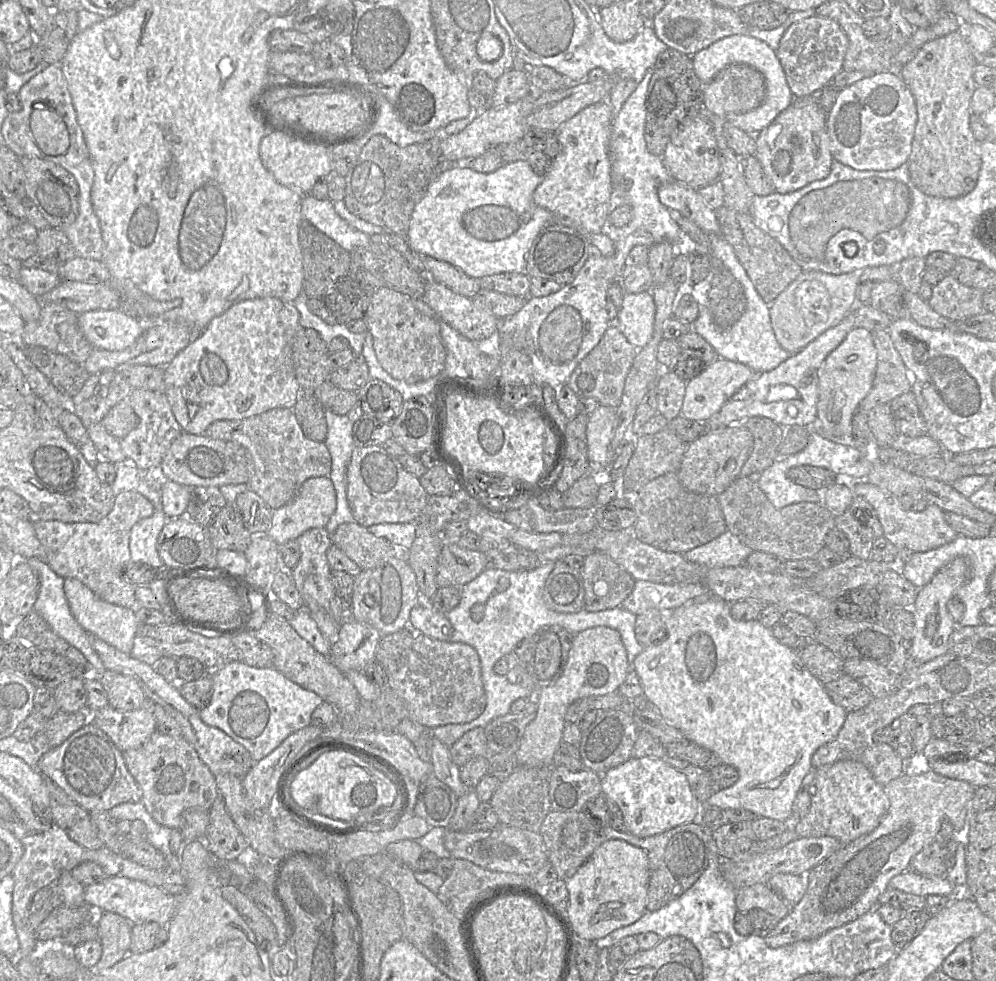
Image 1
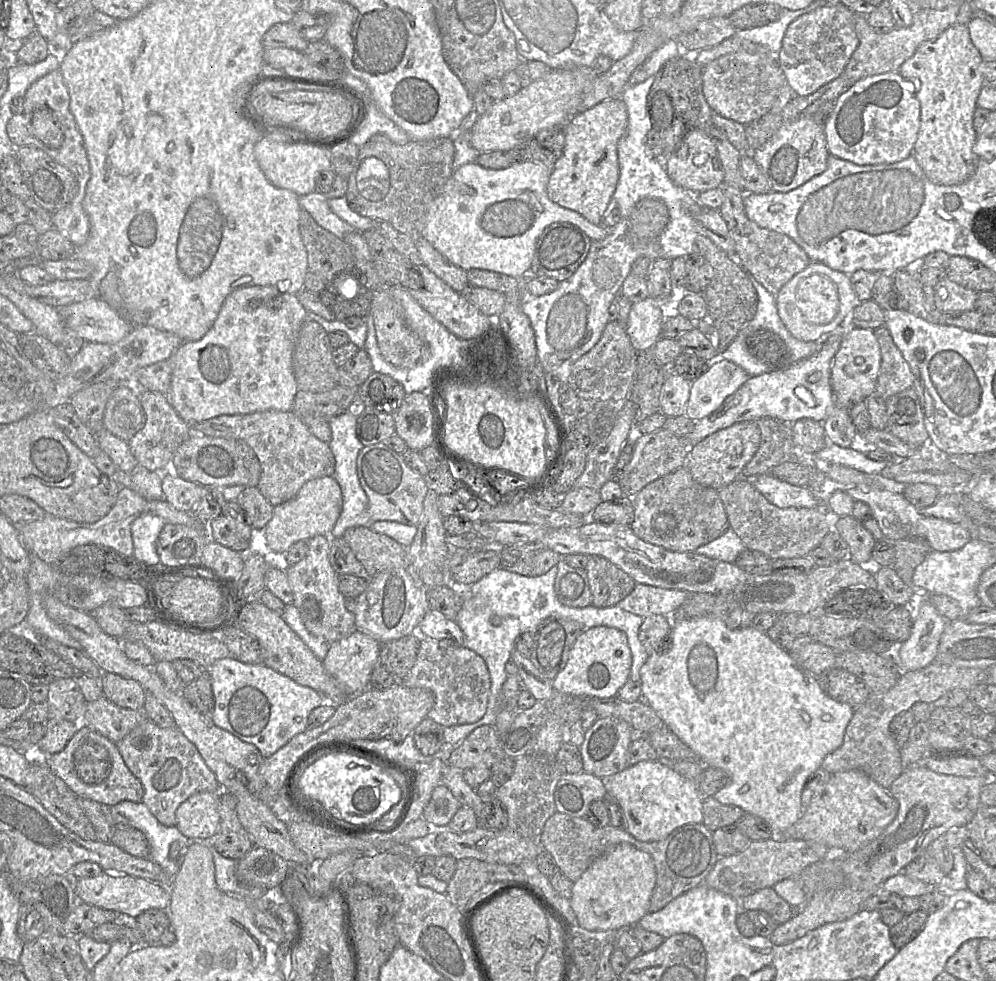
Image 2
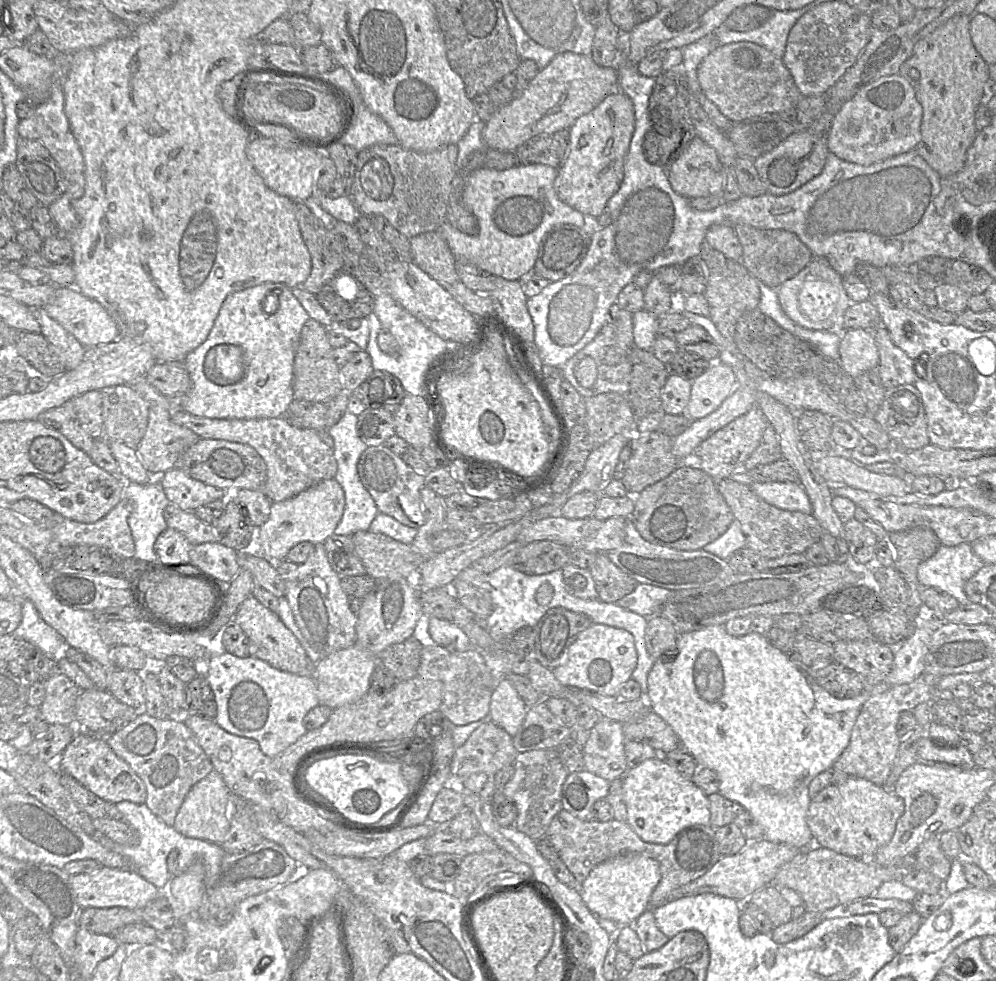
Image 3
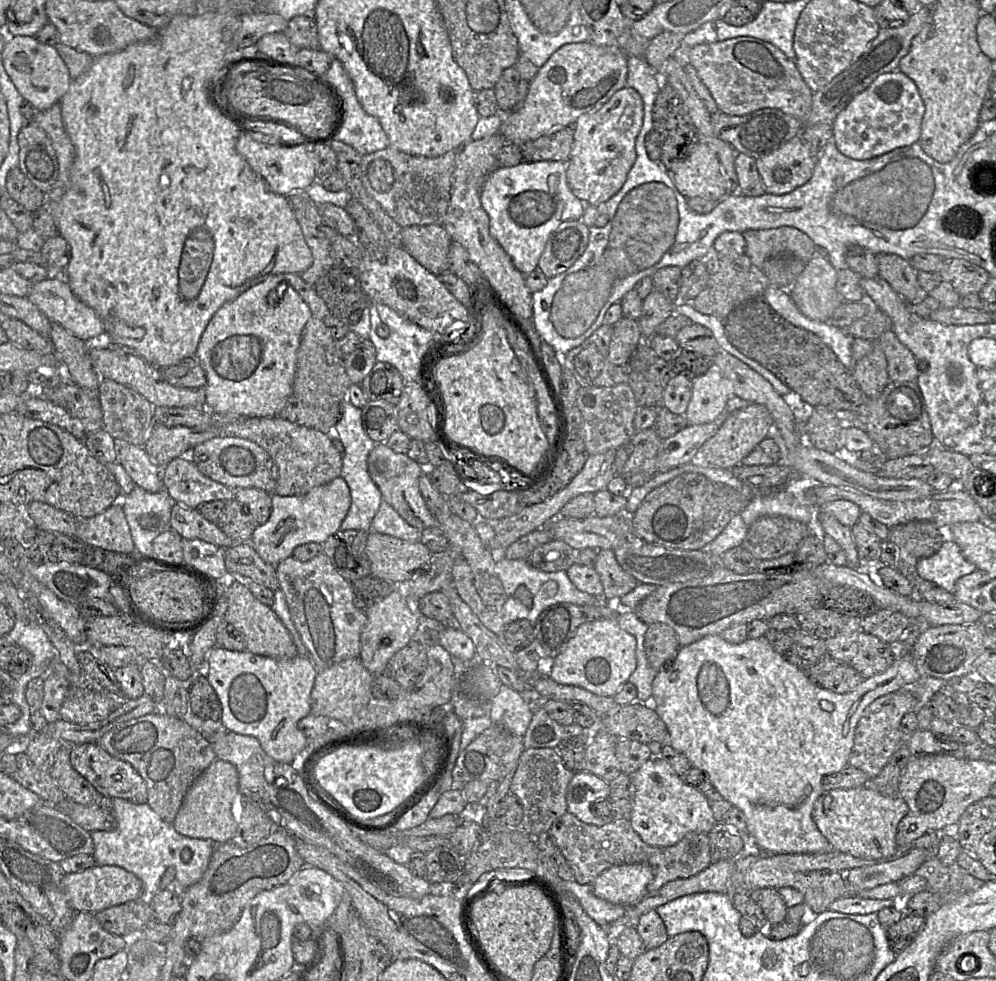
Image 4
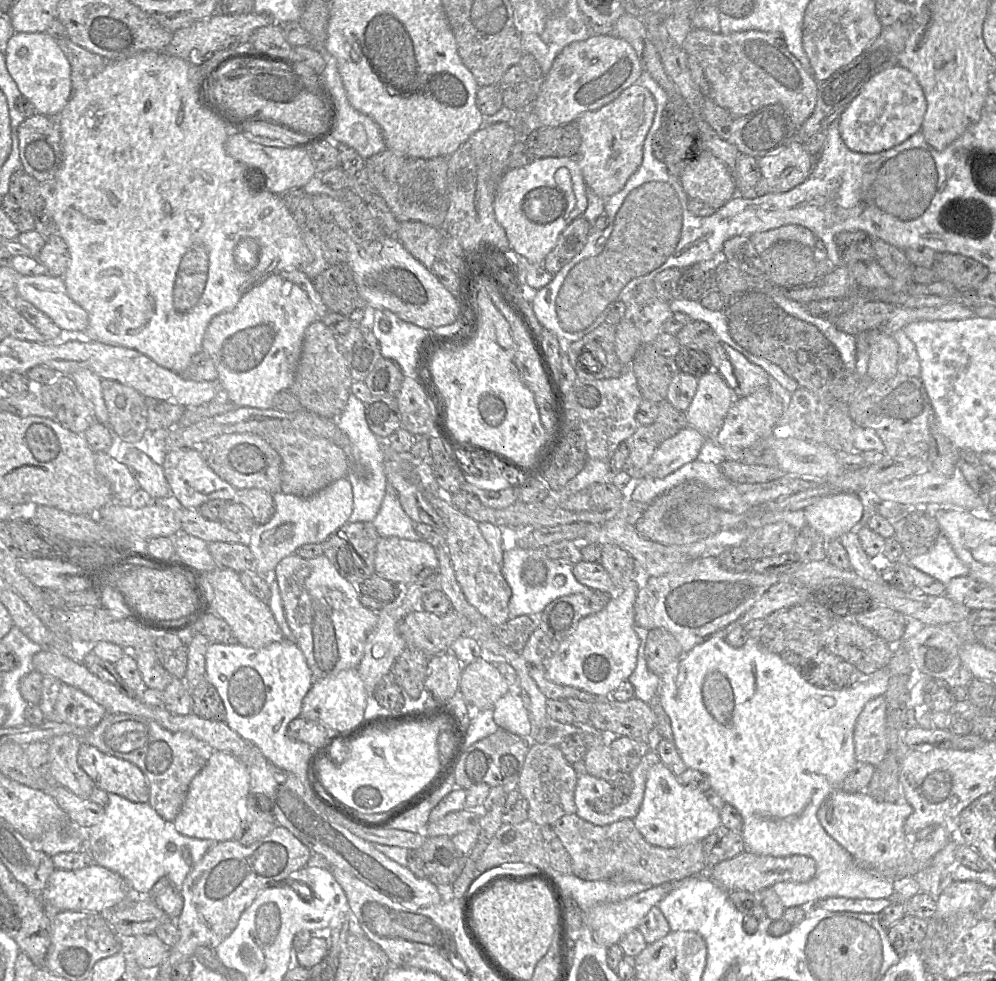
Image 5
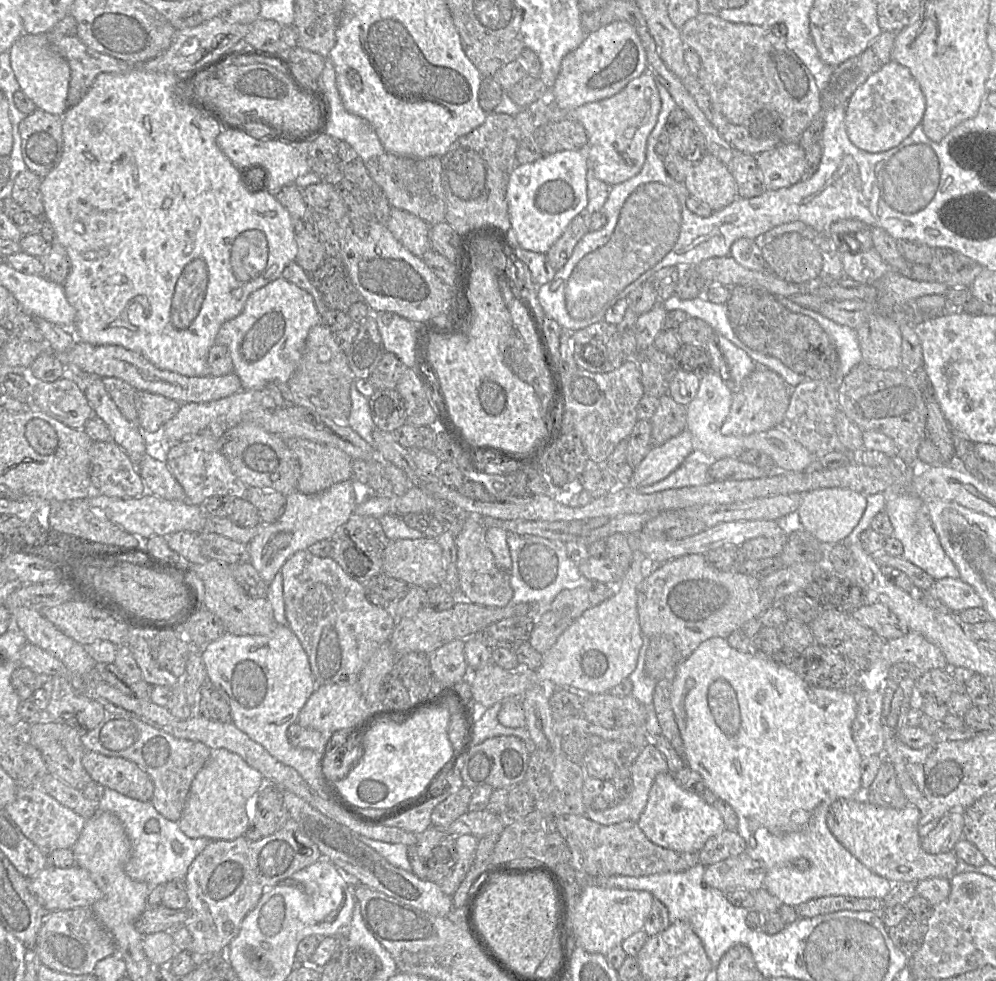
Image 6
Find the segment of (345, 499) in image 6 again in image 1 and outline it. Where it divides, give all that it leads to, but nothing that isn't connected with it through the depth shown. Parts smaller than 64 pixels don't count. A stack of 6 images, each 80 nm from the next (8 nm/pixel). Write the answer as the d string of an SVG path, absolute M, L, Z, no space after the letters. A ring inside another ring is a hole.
M311 477L304 481L290 502L273 510L271 525L266 534L279 546L296 540L306 530L325 527L336 509L336 492L329 477Z

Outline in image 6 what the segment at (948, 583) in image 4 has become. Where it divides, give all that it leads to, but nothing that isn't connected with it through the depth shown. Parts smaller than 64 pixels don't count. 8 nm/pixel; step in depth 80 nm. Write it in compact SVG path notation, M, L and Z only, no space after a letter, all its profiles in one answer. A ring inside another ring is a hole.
M900 464L900 476L884 491L886 505L884 511L888 514L893 526L893 536L903 545L902 557L928 573L934 580L942 578L959 578L960 572L952 559L944 551L939 537L932 525L926 502L912 492L912 480L920 466L905 466Z

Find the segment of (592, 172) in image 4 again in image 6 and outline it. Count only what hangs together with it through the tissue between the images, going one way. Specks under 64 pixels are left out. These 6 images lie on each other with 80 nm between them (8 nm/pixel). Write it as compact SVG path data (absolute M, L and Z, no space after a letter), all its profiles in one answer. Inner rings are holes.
M645 71L610 98L572 109L561 109L551 99L549 90L548 98L533 102L527 109L534 118L534 130L543 122L563 119L580 122L586 131L587 143L577 151L586 156L597 179L614 186L640 172L645 161L647 139L661 109L661 99L654 76Z

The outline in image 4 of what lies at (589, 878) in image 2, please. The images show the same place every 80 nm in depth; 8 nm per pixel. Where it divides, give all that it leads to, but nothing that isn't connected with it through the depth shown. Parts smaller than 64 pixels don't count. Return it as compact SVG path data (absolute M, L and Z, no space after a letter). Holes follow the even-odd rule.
M624 864L613 866L603 871L592 883L594 894L608 902L622 905L635 905L647 894L647 886L654 874L646 864Z

